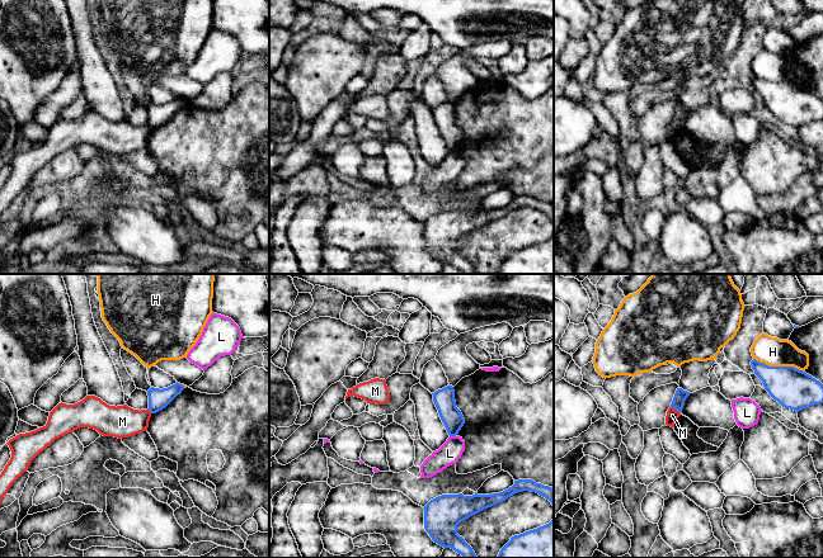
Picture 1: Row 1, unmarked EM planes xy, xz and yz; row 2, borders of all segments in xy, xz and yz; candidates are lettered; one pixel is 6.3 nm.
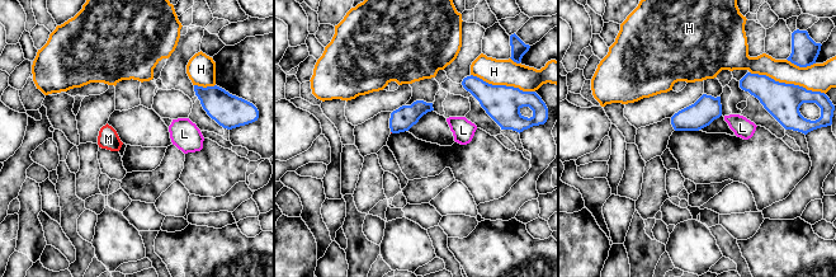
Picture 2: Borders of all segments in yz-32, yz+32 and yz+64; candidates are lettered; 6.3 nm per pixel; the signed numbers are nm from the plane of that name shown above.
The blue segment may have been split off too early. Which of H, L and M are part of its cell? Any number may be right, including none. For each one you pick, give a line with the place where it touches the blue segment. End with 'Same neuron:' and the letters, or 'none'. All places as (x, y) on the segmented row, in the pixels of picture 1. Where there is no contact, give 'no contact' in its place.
Same neuron: none

